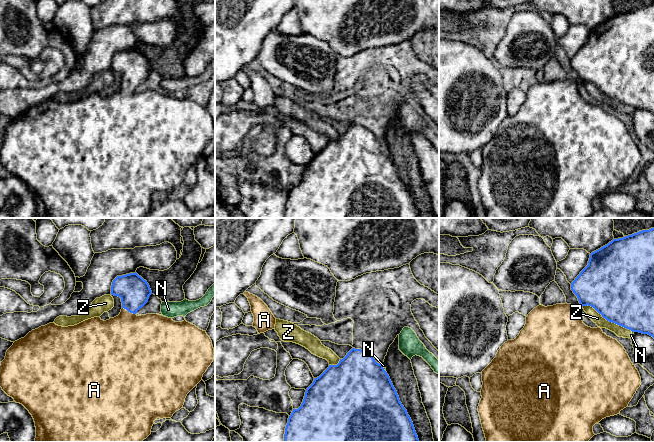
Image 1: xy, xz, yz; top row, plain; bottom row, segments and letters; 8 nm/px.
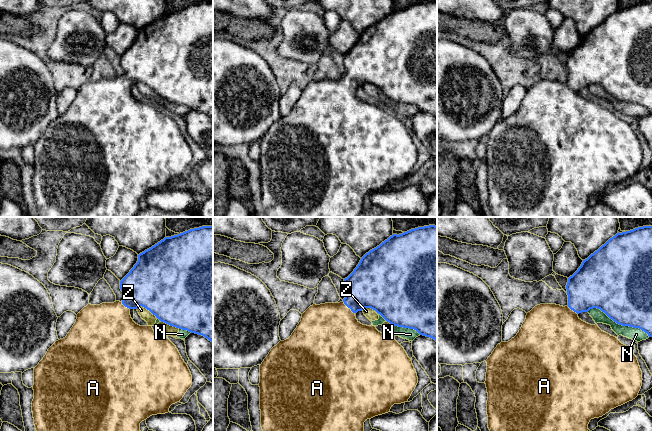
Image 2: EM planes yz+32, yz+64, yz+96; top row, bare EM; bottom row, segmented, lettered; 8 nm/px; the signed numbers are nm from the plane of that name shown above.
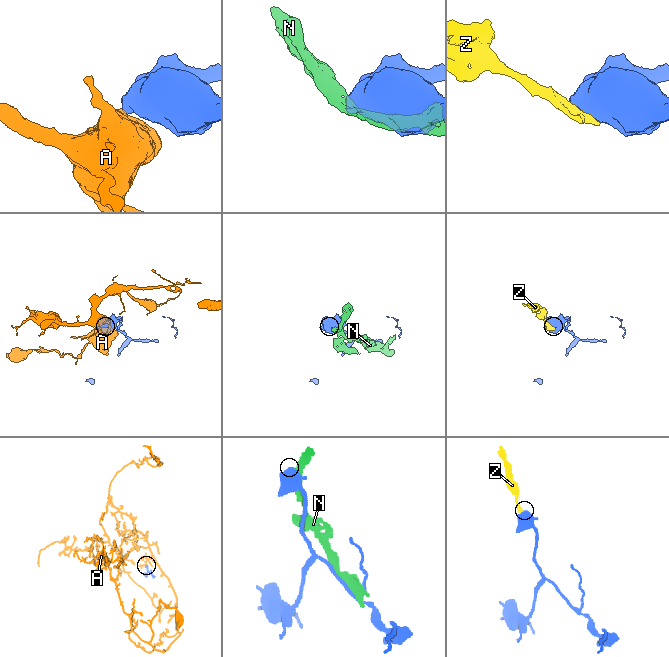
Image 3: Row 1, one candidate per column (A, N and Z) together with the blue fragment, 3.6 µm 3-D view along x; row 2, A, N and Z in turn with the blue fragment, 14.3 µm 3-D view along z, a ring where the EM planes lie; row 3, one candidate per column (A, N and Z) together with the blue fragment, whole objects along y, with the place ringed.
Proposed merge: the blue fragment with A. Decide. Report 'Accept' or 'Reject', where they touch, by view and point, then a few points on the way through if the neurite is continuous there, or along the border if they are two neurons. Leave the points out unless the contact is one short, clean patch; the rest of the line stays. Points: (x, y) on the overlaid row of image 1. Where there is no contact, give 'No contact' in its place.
Accept. Touches blue at xy (129, 311). Path across: xy (134, 291), (129, 311), (127, 316), (127, 342)

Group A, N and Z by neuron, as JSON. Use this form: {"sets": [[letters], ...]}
{"sets": [["A"], ["N", "Z"]]}

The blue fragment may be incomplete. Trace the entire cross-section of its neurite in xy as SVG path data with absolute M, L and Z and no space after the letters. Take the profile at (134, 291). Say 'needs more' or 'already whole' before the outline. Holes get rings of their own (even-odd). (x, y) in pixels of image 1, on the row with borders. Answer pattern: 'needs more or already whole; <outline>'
needs more; M136 272L117 276L112 282L111 294L121 298L122 309L118 316L106 321L100 317L94 317L68 327L49 323L32 330L24 338L15 341L7 350L5 359L0 365L0 387L32 415L36 427L35 442L142 442L151 434L152 426L157 418L171 418L176 411L183 407L187 394L202 380L203 374L213 362L214 348L206 331L186 320L175 322L172 318L158 314L136 315L152 294L147 281Z

